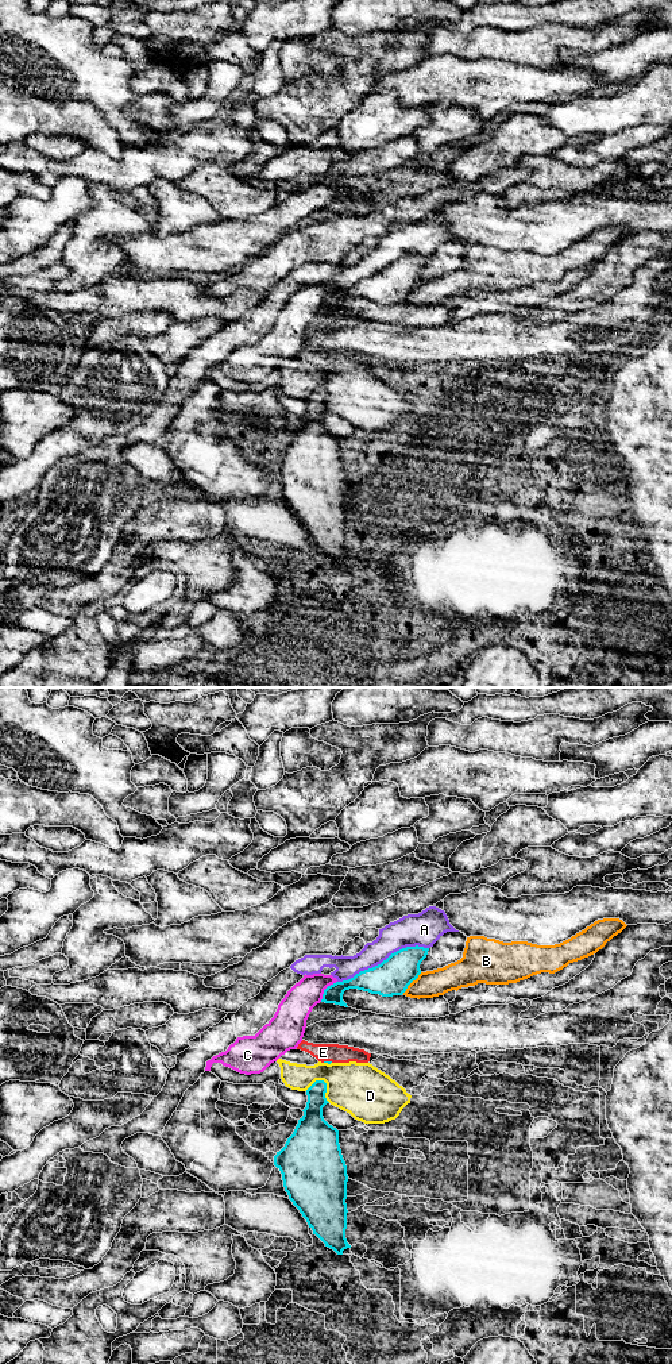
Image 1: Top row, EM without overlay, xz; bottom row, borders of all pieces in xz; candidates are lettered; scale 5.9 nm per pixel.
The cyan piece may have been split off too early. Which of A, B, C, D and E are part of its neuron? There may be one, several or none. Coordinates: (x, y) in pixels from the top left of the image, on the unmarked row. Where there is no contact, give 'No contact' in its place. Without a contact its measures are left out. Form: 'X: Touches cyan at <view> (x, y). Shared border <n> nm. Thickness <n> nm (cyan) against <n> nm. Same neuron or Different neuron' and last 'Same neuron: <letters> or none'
A: Touches cyan at xz (383, 269). Shared border 600 nm. Thickness 220 nm (cyan) against 190 nm. Different neuron
B: Touches cyan at xz (410, 291). Shared border 170 nm. Thickness 220 nm (cyan) against 160 nm. Different neuron
C: Touches cyan at xz (324, 299). Shared border 160 nm. Thickness 120 nm (cyan) against 190 nm. Different neuron
D: Touches cyan at xz (325, 392). Shared border 170 nm. Thickness 140 nm (cyan) against 320 nm. Different neuron
E: Touches cyan at xz (328, 370). Shared border 60 nm. Thickness 20 nm (cyan) against 110 nm. Different neuron
Same neuron: none

